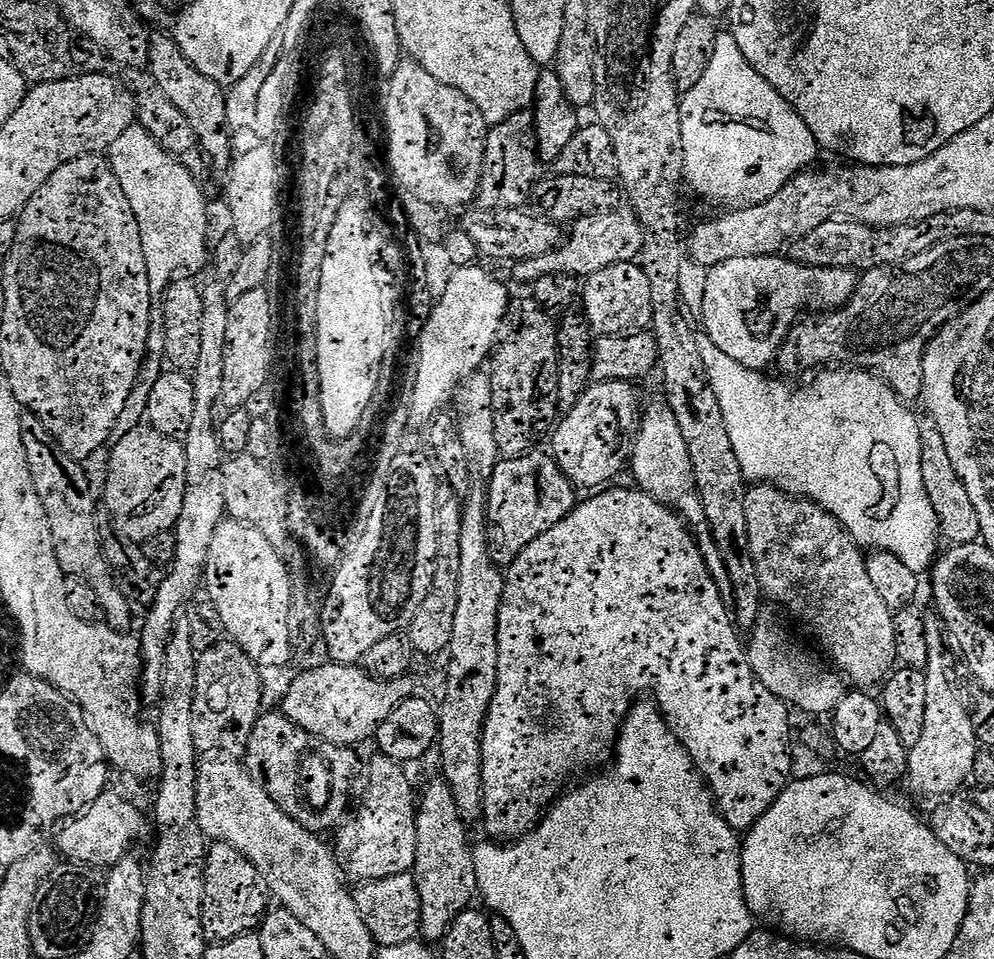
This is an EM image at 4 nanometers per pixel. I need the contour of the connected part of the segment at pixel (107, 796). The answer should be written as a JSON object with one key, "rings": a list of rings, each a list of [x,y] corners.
{"rings":[[[105,790],[94,803],[89,804],[83,812],[69,819],[59,829],[60,837],[54,844],[65,861],[89,864],[91,868],[101,870],[111,869],[112,865],[133,851],[132,844],[138,843],[147,832],[150,832],[149,821],[148,824],[144,821],[143,814],[126,797],[112,791]]]}

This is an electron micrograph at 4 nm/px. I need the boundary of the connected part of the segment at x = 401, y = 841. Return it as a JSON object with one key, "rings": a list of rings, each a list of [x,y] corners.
{"rings":[[[383,754],[377,757],[368,793],[356,817],[340,833],[335,833],[334,855],[343,875],[348,878],[353,876],[356,882],[390,878],[394,874],[412,872],[416,867],[418,792],[412,789],[412,780],[404,773],[407,772],[405,765]]]}

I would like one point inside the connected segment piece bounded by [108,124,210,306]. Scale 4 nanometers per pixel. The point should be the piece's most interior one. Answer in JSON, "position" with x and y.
{"position":[170,206]}

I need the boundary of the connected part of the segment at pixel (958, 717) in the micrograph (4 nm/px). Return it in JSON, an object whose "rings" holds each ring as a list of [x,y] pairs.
{"rings":[[[926,623],[926,642],[928,643],[926,726],[922,726],[922,738],[918,738],[918,746],[908,749],[906,780],[907,783],[912,783],[913,790],[920,796],[948,798],[959,793],[956,791],[968,784],[970,770],[974,770],[974,758],[978,745],[969,709],[965,701],[963,704],[956,697],[955,690],[948,685],[948,664],[944,661],[945,633],[941,625],[936,624]]]}

